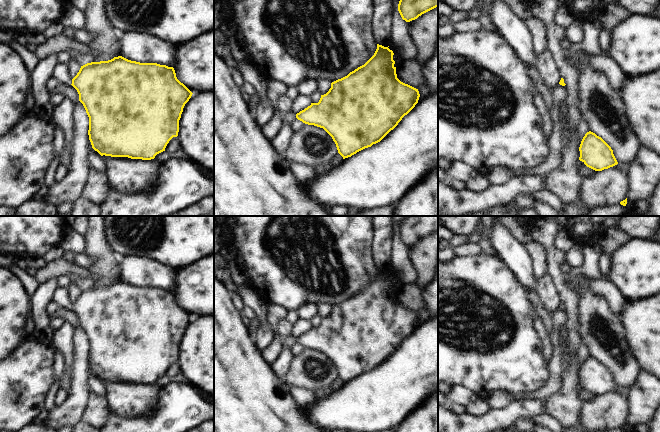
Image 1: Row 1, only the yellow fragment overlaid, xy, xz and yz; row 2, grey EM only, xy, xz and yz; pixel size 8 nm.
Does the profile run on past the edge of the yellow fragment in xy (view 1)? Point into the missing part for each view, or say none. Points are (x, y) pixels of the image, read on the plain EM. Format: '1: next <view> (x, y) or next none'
1: next xy (60, 295)

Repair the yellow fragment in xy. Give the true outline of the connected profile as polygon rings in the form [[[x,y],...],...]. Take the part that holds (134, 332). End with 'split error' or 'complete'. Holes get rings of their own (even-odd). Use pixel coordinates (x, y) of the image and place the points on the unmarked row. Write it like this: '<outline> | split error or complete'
[[[122,280],[108,285],[87,287],[81,290],[74,302],[69,298],[67,287],[56,287],[52,300],[61,307],[72,309],[77,314],[79,325],[89,341],[89,364],[92,372],[101,380],[154,383],[157,378],[165,375],[173,361],[178,360],[183,332],[193,318],[177,303],[173,291],[157,287],[140,287]]] | split error

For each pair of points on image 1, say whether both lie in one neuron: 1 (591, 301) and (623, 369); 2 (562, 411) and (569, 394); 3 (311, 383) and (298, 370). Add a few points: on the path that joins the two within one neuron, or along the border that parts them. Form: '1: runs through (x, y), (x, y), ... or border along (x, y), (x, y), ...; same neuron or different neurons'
1: runs through (590, 318), (588, 321), (589, 333), (606, 352); same neuron
2: runs through (565, 407), (566, 398); same neuron
3: runs through (308, 380), (301, 373); same neuron

